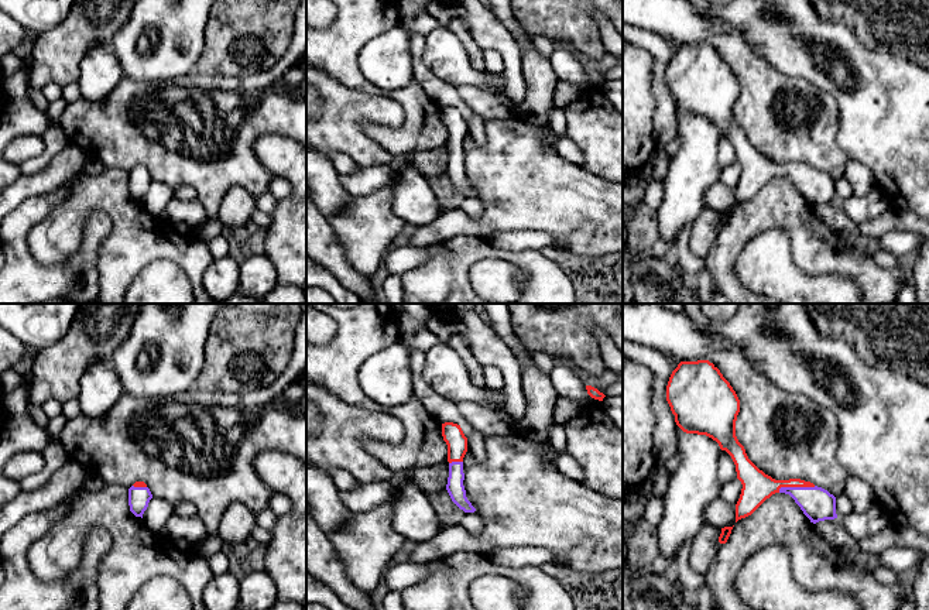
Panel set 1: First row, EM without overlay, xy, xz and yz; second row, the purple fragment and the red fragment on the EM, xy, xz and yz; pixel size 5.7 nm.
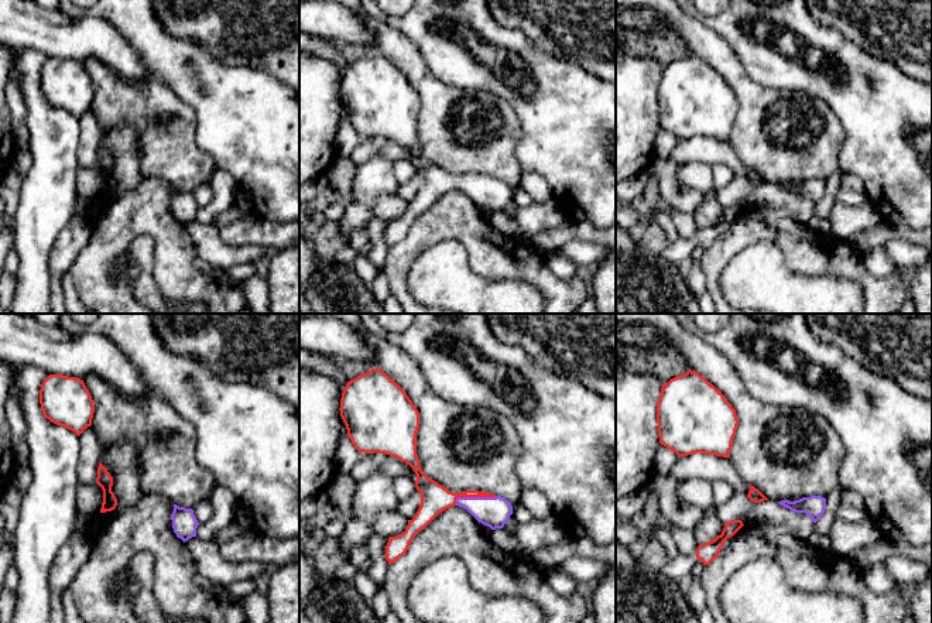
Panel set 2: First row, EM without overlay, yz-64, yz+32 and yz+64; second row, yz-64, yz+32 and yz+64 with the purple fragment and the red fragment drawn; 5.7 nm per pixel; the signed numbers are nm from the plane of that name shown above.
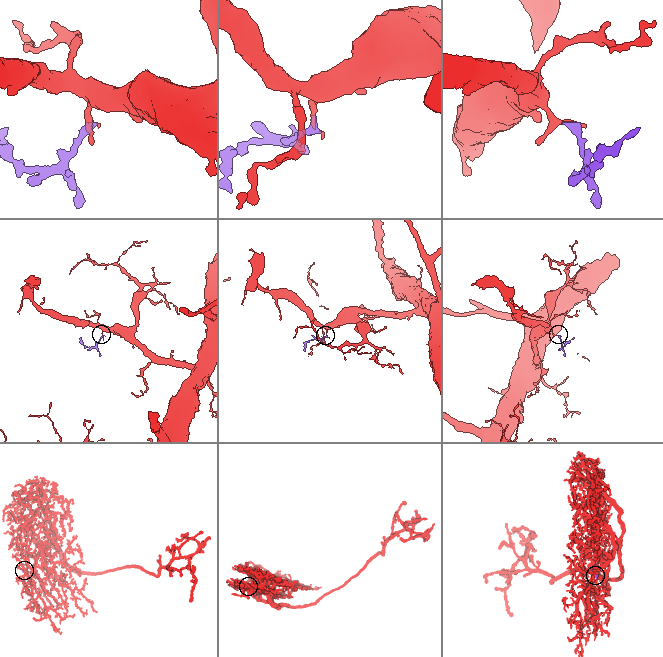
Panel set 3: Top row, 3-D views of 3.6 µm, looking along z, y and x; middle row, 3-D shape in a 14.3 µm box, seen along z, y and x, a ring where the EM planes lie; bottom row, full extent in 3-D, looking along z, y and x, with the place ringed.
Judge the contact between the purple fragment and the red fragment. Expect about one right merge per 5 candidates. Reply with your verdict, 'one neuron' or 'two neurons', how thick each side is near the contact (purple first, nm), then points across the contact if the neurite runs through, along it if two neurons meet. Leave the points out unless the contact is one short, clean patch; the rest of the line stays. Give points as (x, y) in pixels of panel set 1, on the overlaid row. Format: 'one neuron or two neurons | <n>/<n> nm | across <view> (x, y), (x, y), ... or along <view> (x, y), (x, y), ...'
one neuron | 190/170 nm | across yz (818, 504), (795, 487), (757, 486)

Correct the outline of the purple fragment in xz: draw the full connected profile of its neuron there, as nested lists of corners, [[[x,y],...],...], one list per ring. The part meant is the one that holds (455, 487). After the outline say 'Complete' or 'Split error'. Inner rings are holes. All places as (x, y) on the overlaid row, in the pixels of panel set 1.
[[[453,422],[442,424],[442,436],[448,445],[449,477],[446,490],[452,501],[464,513],[474,513],[476,508],[466,497],[463,486],[463,458],[467,452],[467,438],[460,425]]]. Split error

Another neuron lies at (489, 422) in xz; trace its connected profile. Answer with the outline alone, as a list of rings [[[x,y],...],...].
[[[457,401],[456,405],[460,414],[484,436],[518,431],[518,422],[505,411],[489,409],[473,401]]]

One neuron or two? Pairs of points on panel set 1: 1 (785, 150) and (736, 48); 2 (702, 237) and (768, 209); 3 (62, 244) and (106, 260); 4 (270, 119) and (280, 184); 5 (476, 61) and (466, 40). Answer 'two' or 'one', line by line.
1: one
2: two
3: one
4: two
5: one

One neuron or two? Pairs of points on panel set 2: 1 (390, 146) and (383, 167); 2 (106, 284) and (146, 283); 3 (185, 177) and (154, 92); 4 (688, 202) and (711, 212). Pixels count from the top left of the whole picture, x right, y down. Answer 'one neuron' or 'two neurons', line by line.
1: two neurons
2: two neurons
3: one neuron
4: two neurons

